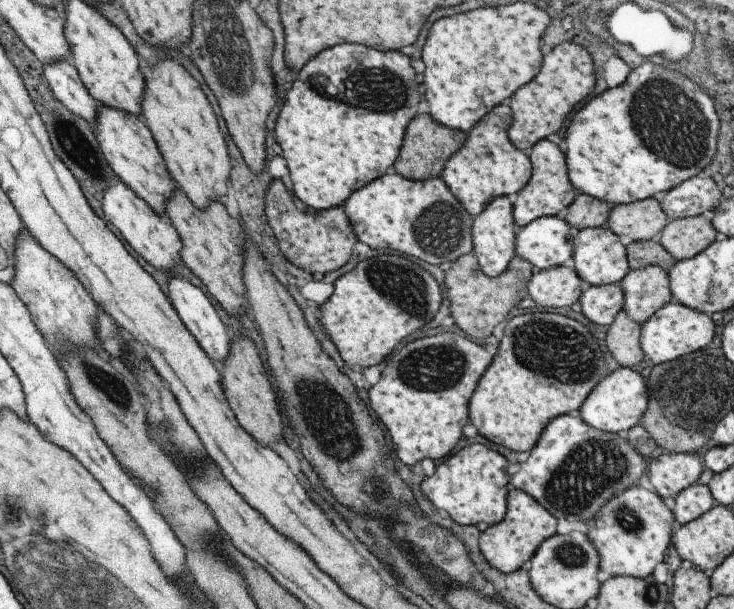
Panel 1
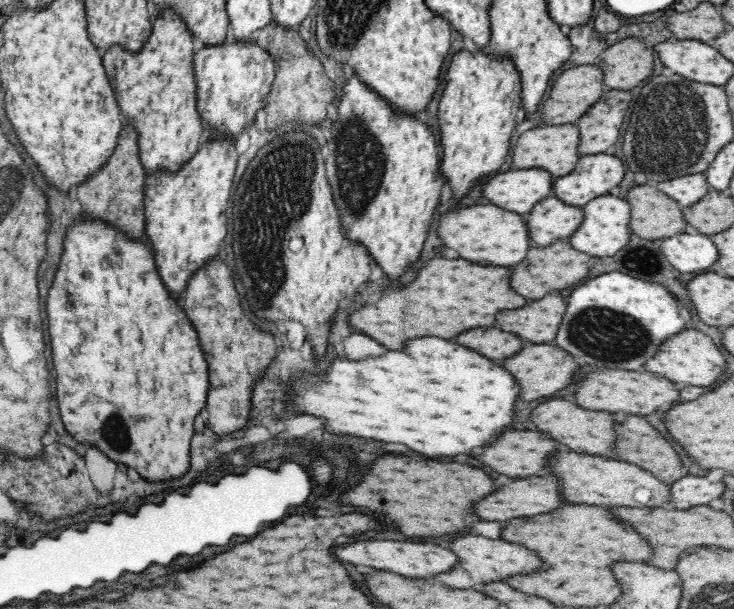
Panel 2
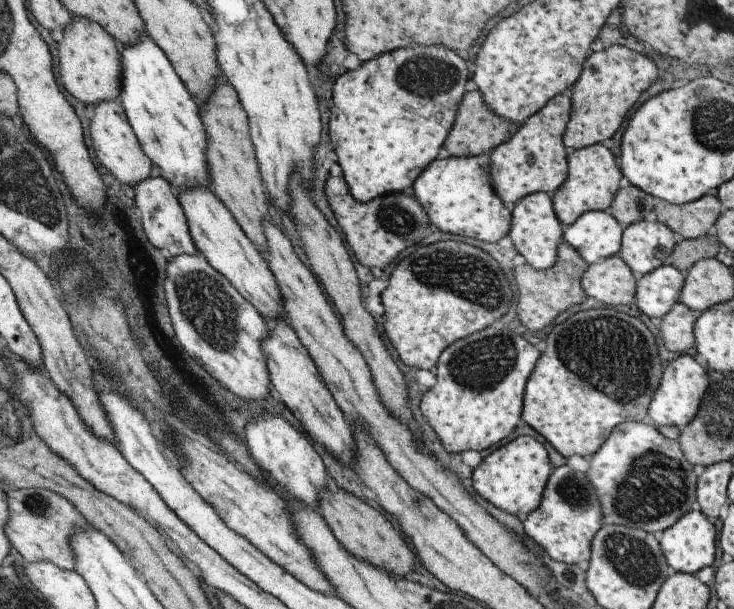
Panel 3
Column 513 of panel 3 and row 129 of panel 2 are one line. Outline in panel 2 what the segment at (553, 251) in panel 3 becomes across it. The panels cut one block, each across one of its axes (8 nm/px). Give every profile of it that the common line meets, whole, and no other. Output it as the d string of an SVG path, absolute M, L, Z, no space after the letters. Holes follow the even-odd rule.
M229 39L220 46L197 48L193 60L196 85L196 108L209 140L236 138L252 126L260 110L268 106L268 94L276 77L272 57L257 44L238 44Z

